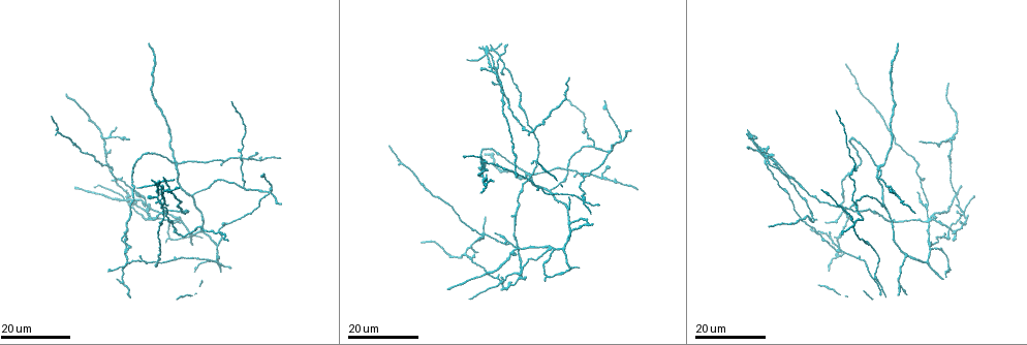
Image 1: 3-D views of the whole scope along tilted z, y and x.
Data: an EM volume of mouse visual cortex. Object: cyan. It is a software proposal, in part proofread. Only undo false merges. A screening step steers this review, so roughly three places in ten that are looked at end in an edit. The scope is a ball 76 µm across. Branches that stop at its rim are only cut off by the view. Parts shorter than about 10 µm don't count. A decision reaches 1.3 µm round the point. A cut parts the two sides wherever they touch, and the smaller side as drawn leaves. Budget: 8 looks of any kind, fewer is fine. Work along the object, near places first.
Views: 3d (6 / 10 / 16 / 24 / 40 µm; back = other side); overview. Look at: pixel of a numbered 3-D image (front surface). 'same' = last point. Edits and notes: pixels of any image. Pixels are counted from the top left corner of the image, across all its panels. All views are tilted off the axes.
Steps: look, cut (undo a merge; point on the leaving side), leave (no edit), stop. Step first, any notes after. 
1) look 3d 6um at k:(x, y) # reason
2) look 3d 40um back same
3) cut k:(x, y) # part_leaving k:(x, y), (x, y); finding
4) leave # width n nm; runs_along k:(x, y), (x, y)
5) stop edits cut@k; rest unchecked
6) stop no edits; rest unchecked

look 3d 16um at 1:(855, 223) # four or more arms meet

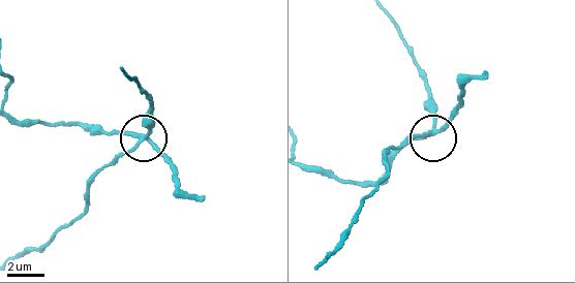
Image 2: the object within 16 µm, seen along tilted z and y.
look 3d 6um at 2:(425, 134)

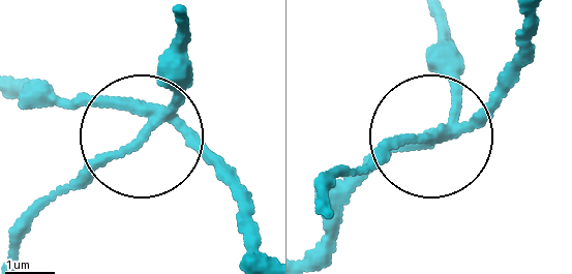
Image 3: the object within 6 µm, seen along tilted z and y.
look 3d 6um back at 3:(148, 132)

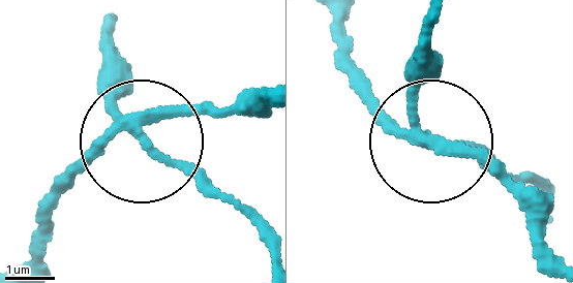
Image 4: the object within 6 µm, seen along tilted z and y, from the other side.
cut 4:(120, 71) # width 210 nm; two neurons meet here

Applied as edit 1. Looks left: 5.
look 3d 24um at 1:(907, 256) # arms part here

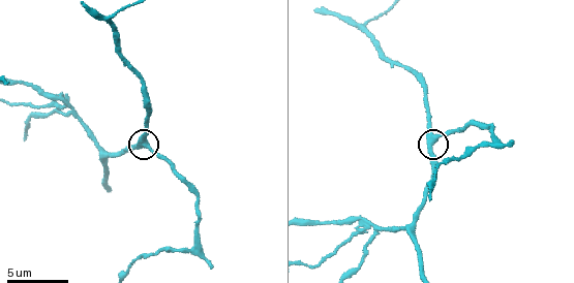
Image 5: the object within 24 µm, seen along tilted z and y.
look 3d 10um at 5:(149, 145) # zoom in

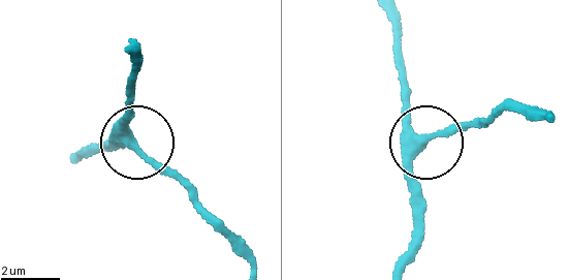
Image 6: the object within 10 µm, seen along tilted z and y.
leave # runs_along 6:(74, 158), (129, 142), (200, 205); all the same neuron

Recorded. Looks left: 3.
look 3d 10um at 5:(60, 99) # thin arm on a thick one

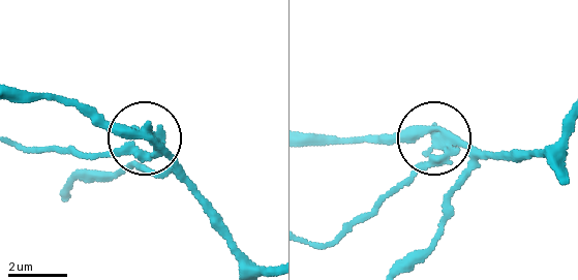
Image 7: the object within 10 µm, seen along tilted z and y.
cut 7:(114, 148) # part_leaving 7:(154, 146), (84, 155), (19, 146); two neurons meet here

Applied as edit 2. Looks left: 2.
look 3d 16um at 1:(858, 209) # three-way junction

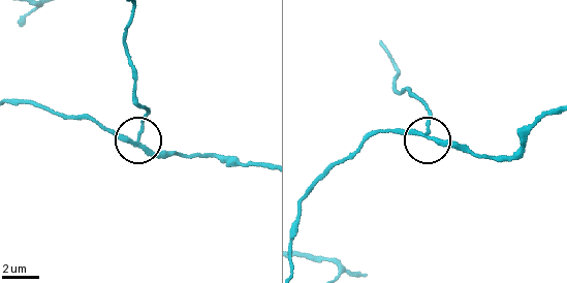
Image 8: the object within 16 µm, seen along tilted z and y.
look 3d 6um at 8:(139, 142)

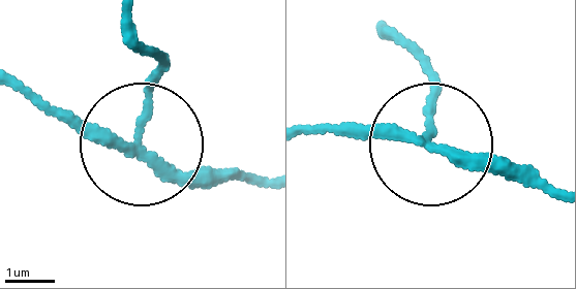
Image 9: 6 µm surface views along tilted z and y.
cut 9:(158, 72) # arms 3; part_leaving 9:(141, 130), (141, 88), (157, 61), (129, 19); a second neuron is stuck on

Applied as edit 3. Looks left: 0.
stop edits cut@4, cut@7, cut@9; rest unchecked

